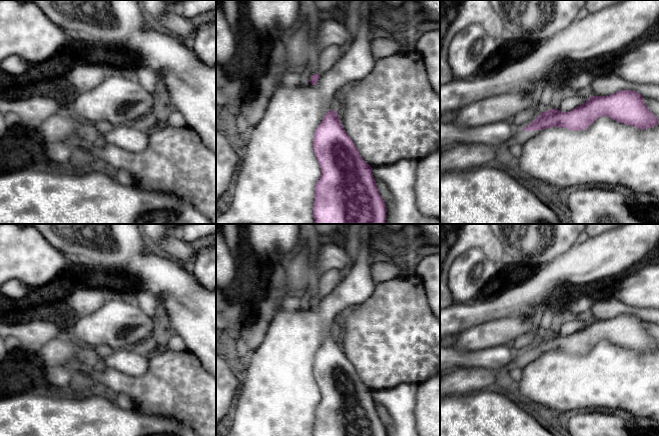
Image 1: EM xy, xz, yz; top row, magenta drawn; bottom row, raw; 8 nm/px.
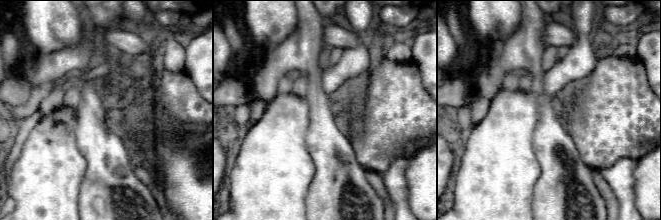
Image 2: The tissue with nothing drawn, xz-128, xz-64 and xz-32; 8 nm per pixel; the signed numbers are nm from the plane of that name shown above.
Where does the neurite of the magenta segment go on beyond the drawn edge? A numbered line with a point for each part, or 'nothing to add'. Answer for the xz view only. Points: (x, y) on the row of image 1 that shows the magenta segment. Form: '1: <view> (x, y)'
1: xz (301, 53)

